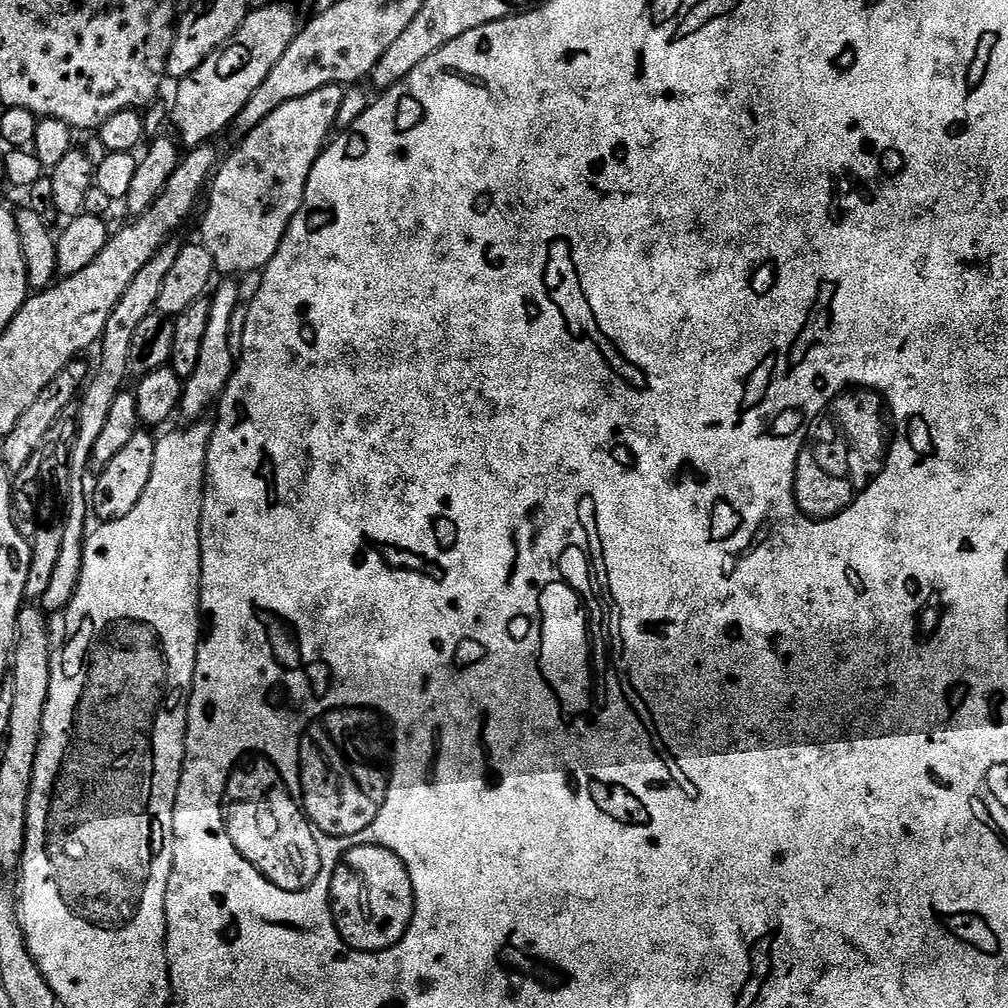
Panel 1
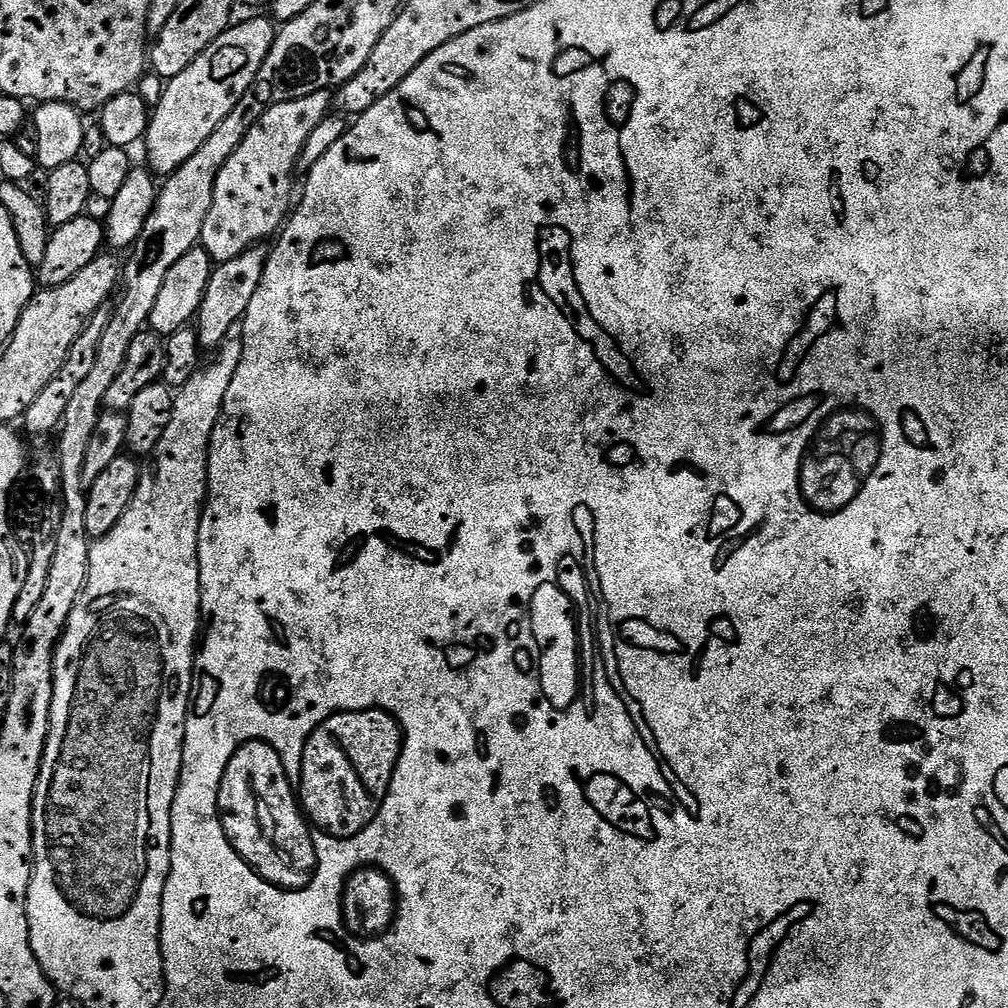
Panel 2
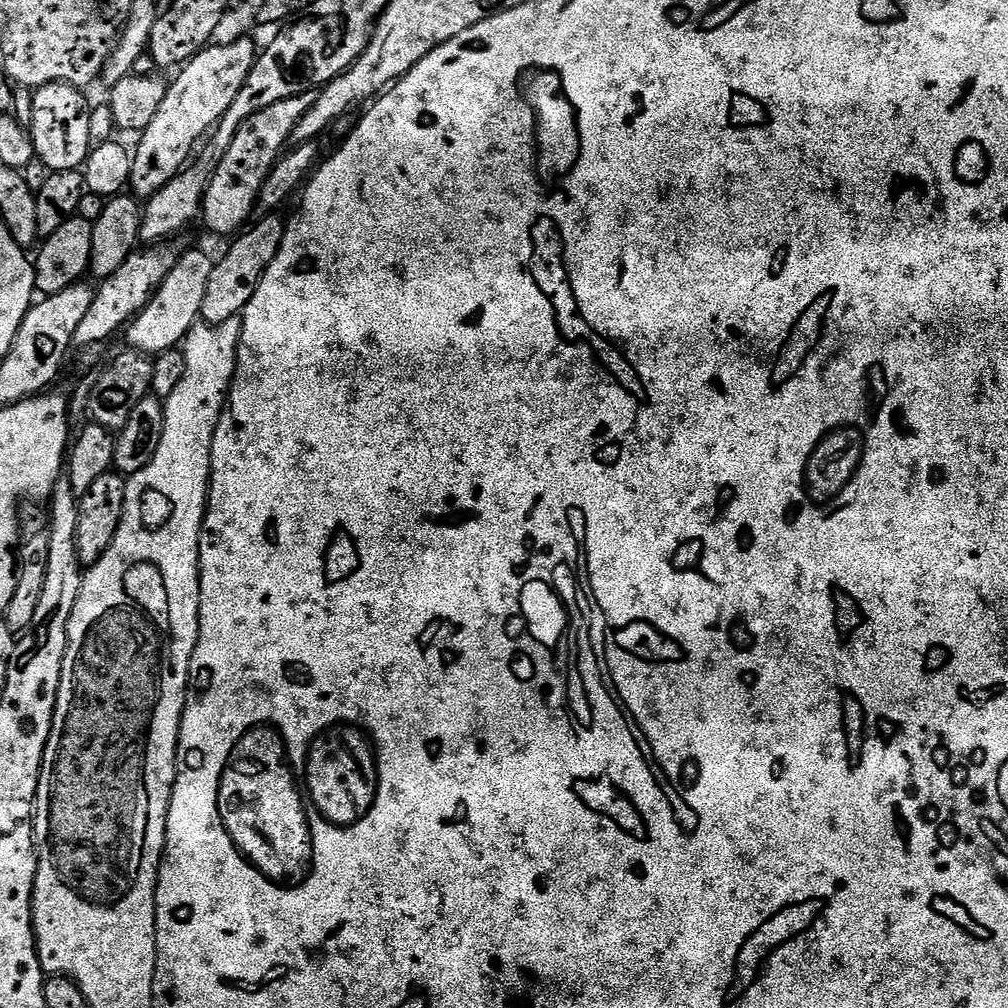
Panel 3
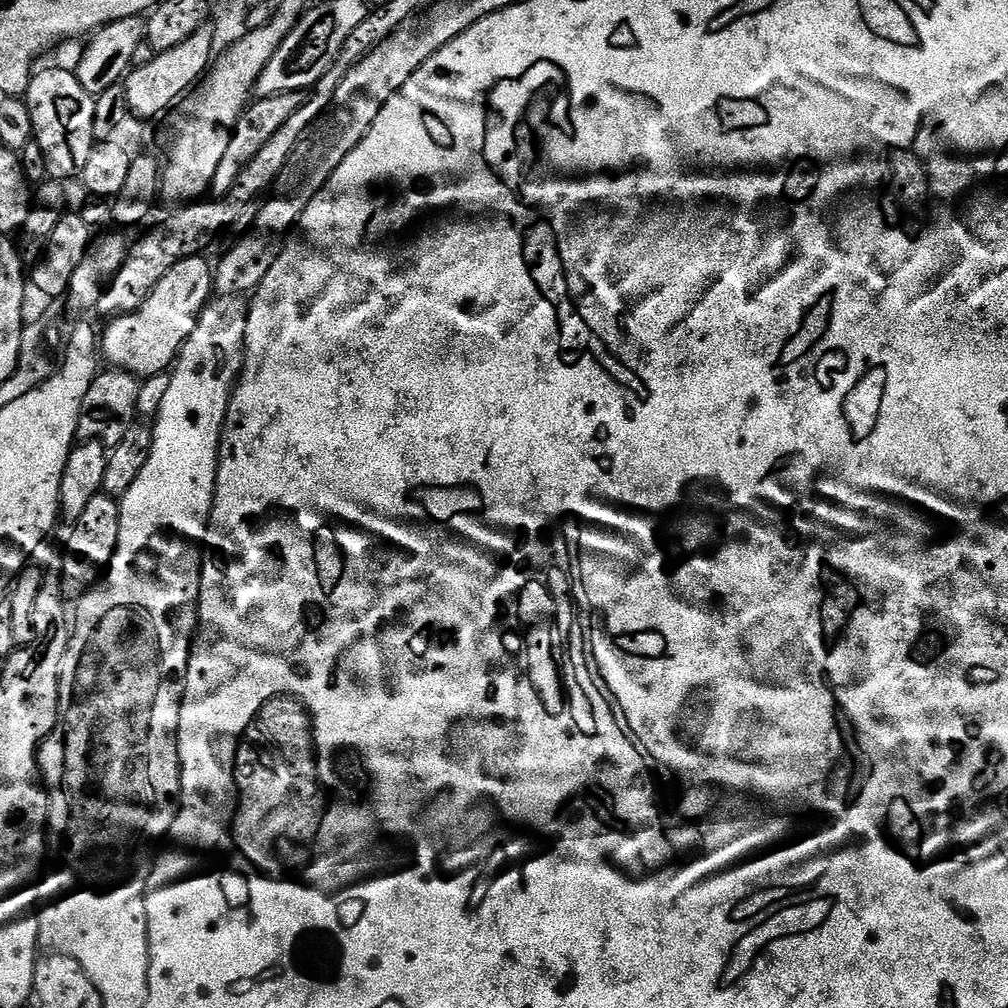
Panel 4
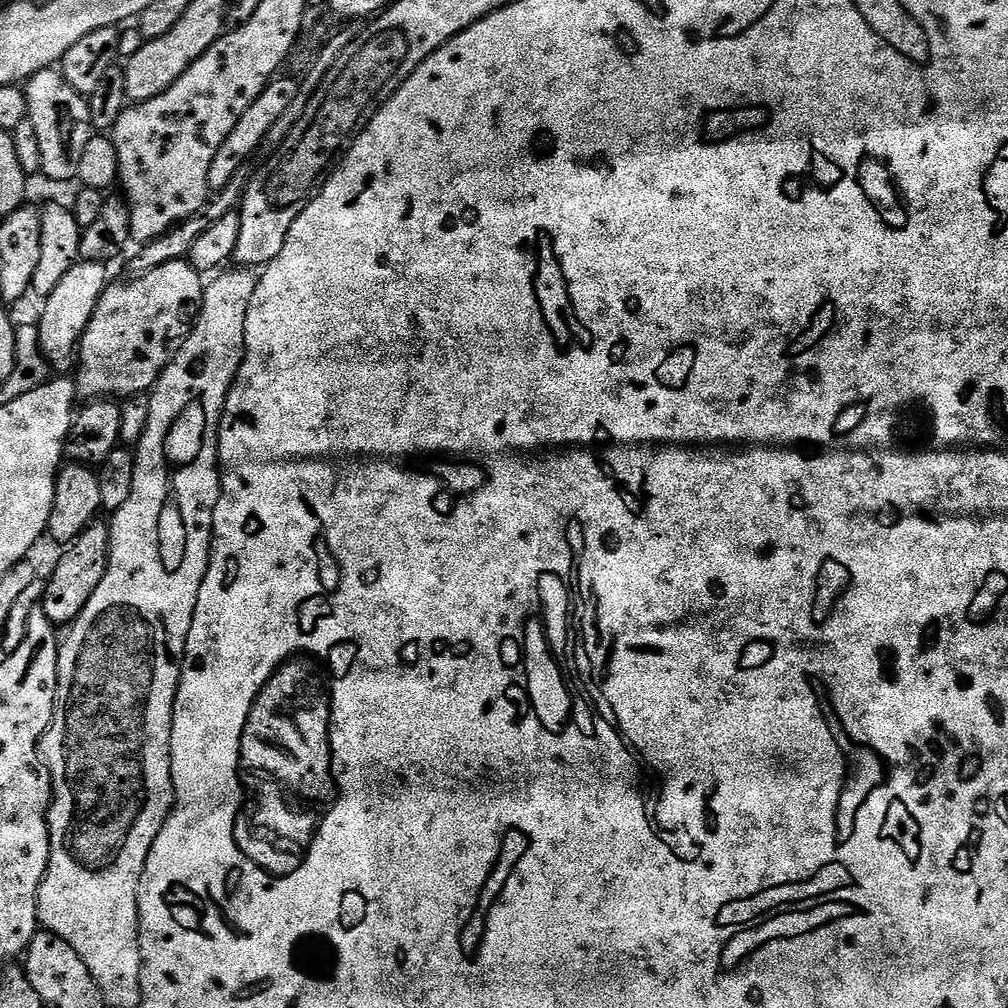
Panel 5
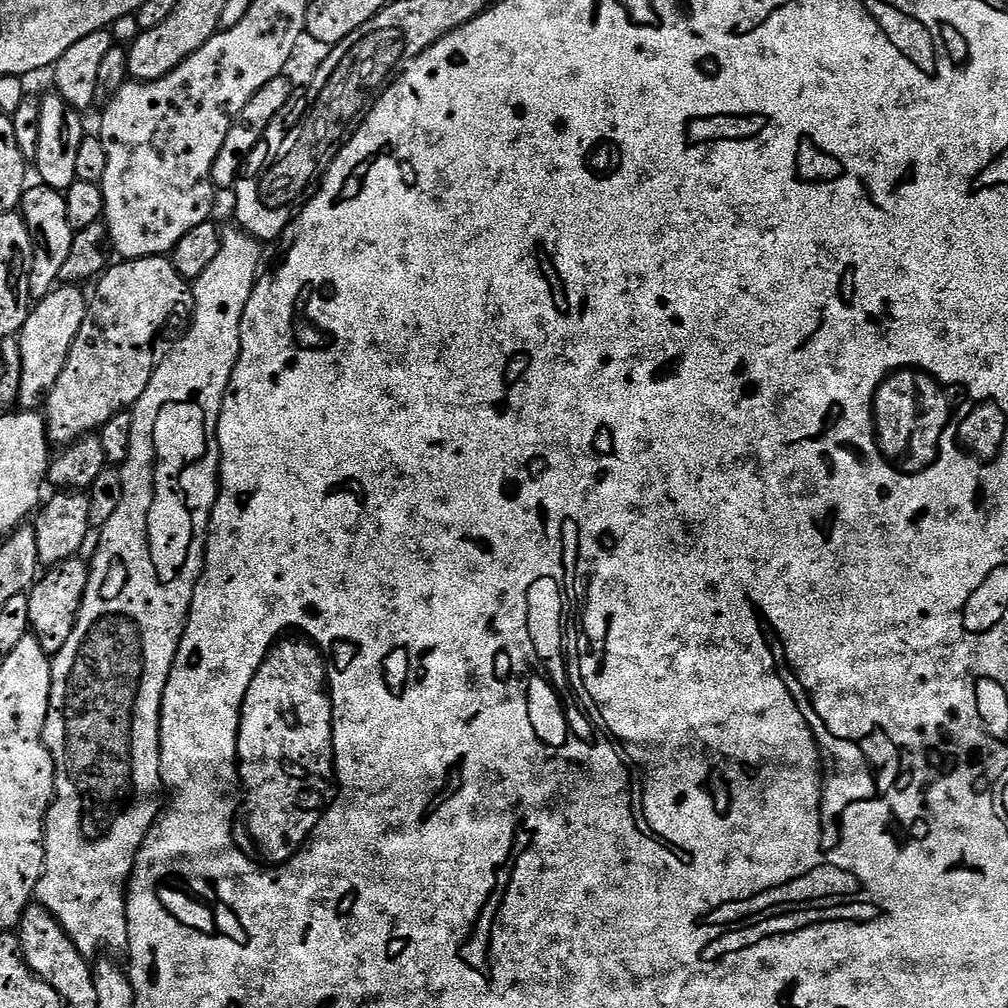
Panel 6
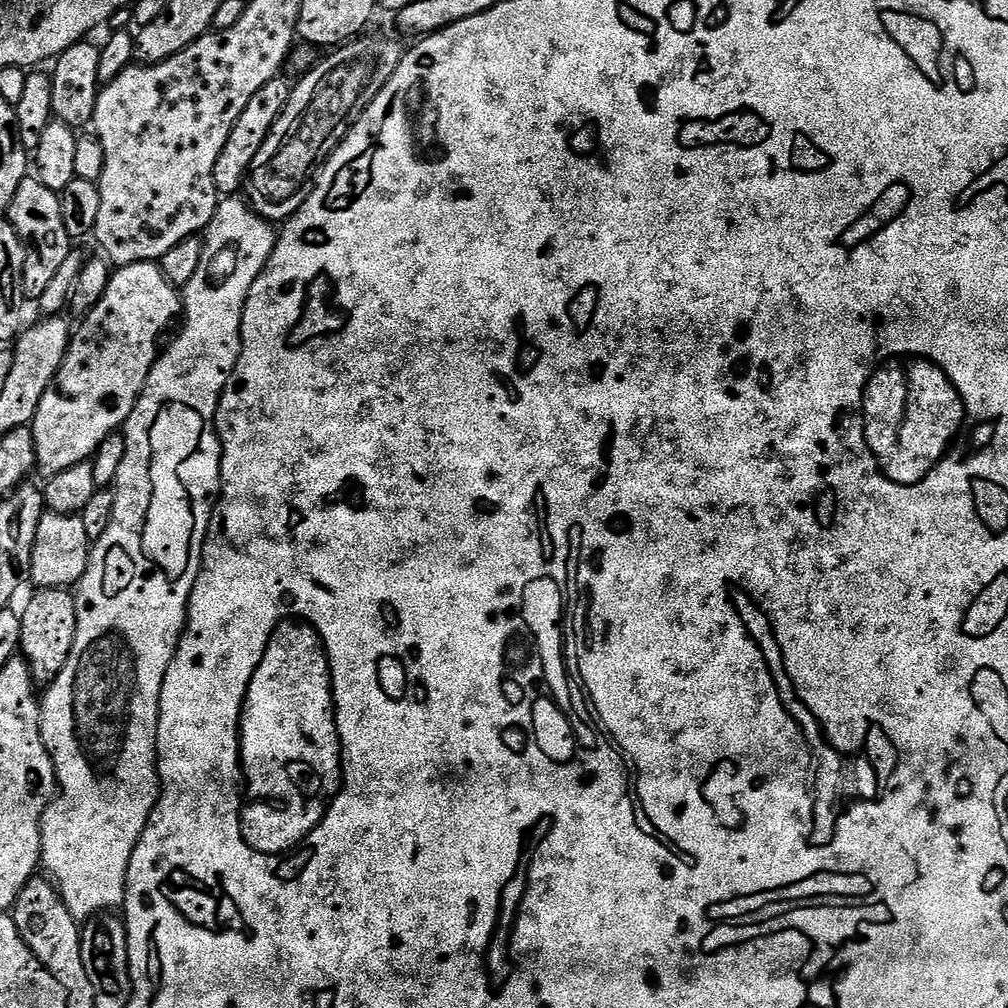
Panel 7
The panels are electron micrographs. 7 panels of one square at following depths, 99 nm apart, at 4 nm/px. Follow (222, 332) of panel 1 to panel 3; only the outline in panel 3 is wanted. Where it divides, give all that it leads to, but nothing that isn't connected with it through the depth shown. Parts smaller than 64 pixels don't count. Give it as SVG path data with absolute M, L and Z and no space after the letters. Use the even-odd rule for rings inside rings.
M273 214L263 219L257 219L251 227L241 231L233 239L237 240L229 246L228 253L221 260L217 259L213 263L210 286L206 286L206 298L202 298L200 314L203 323L221 324L226 322L226 318L240 316L244 307L250 302L250 298L254 298L254 290L258 290L258 286L262 282L262 274L266 274L270 262L274 262L274 258L282 246L286 224L283 219L280 221L278 217L280 216Z

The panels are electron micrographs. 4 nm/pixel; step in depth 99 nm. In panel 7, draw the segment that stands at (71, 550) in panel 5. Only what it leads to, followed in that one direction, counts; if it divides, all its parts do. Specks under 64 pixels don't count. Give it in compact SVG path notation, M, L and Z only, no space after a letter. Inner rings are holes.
M46 588L31 593L28 605L20 612L22 622L22 638L20 652L27 660L32 678L37 685L47 686L62 674L62 666L66 666L66 658L70 658L70 650L74 650L76 637L76 597L66 588Z

